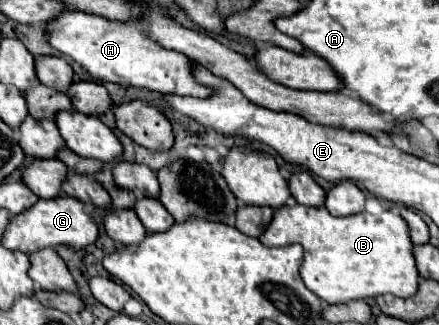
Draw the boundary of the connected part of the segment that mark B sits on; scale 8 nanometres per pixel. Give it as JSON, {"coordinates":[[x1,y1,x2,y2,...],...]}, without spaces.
{"coordinates":[[293,202,275,210,267,232,263,232,259,240,269,248,301,244,305,248,301,278,305,286,327,304,365,300,381,294,411,298,415,290,419,290,421,276,415,264,409,224,401,214,391,210,377,216,369,212,331,216,327,208,311,208]]}

